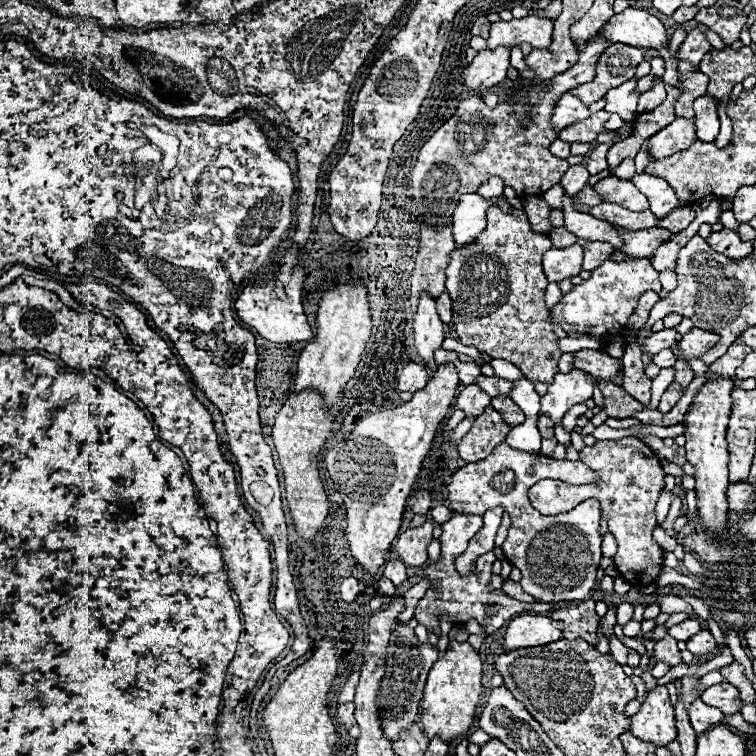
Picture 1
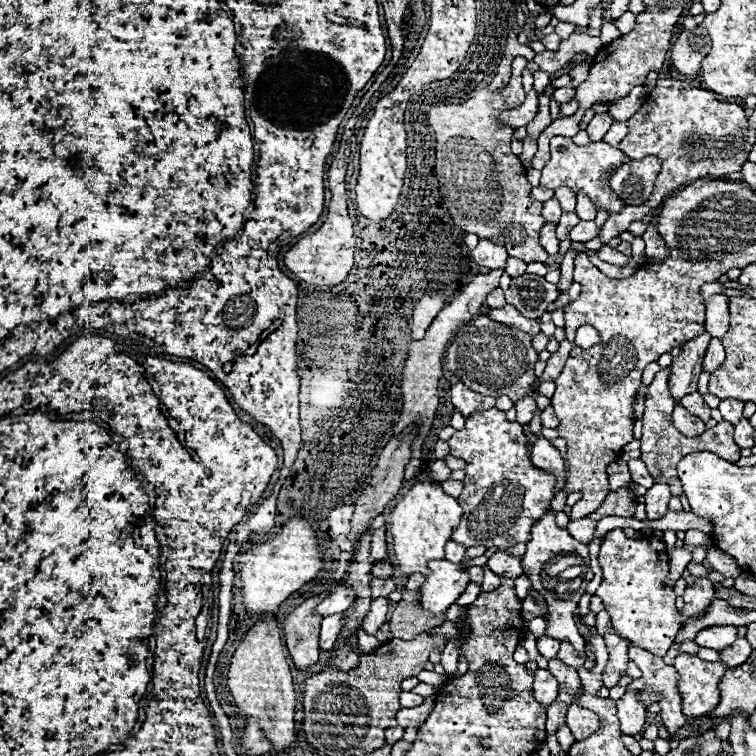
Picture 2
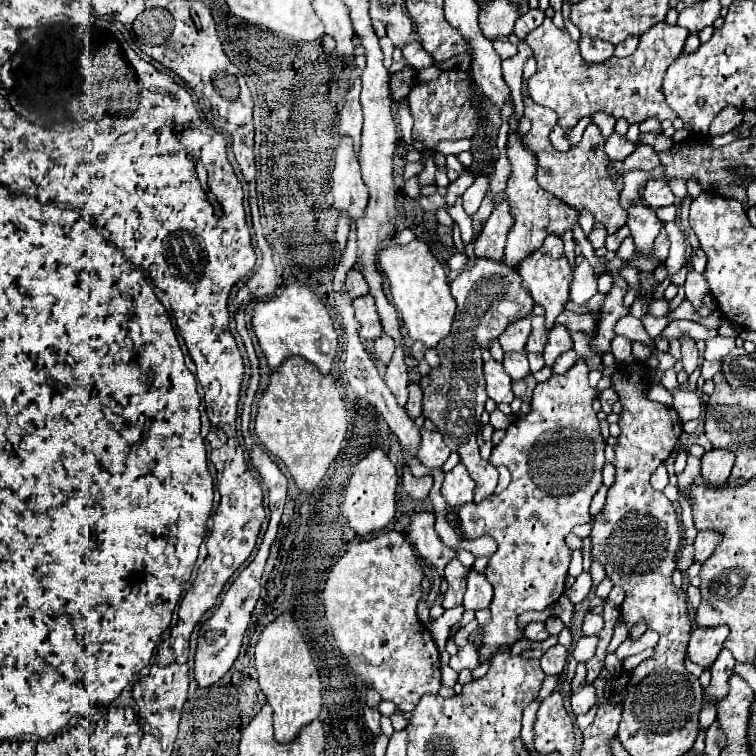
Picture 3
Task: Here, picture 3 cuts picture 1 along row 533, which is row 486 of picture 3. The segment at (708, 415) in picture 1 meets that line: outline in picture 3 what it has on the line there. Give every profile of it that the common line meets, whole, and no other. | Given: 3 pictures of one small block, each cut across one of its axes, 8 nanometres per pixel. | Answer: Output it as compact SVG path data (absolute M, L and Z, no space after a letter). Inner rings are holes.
M710 450L702 456L702 478L708 486L722 488L730 478L734 466L734 454L726 450Z

